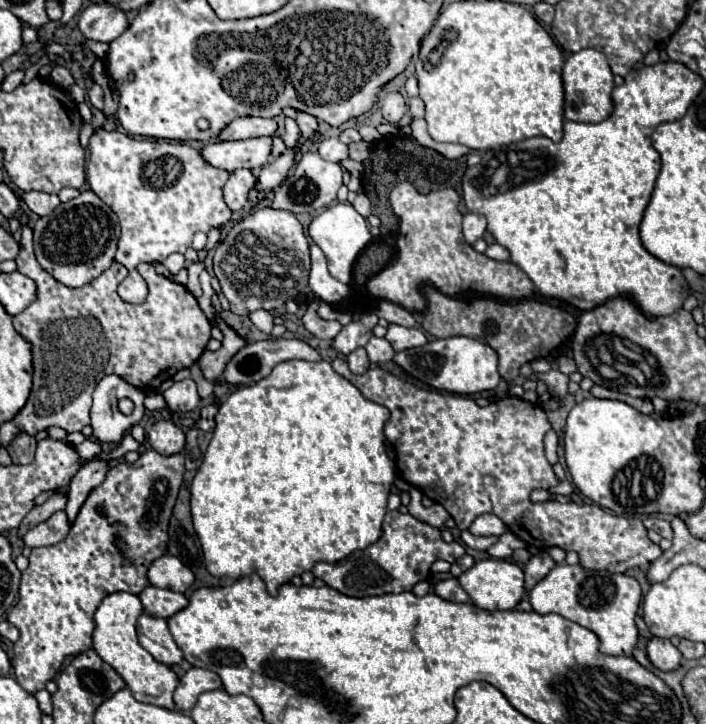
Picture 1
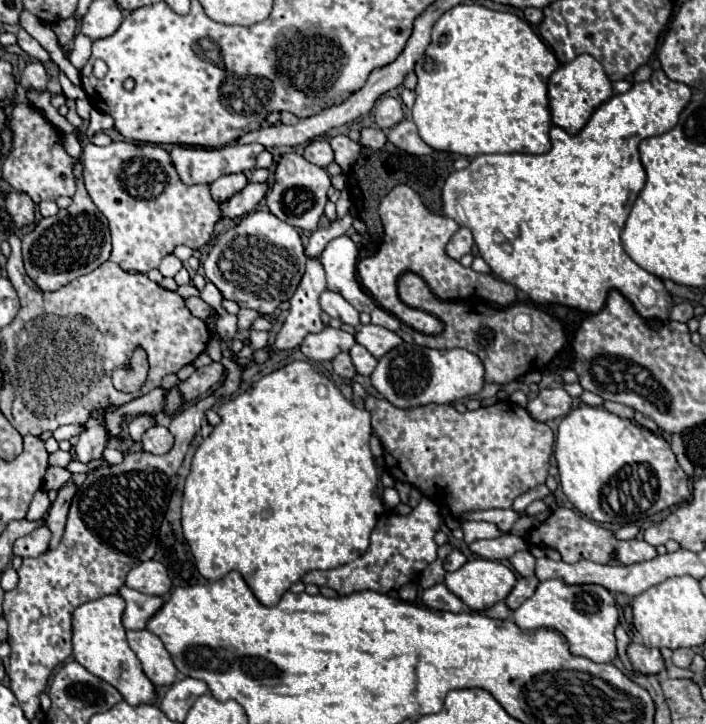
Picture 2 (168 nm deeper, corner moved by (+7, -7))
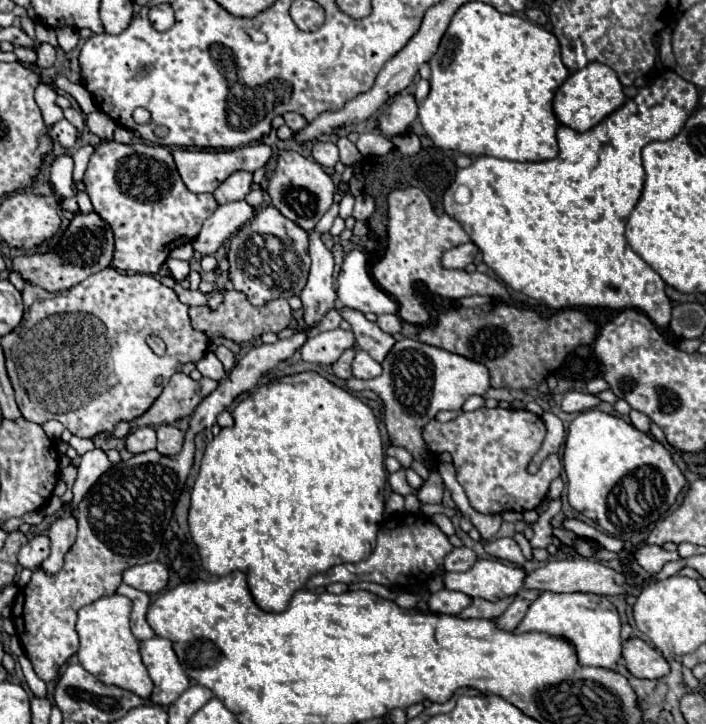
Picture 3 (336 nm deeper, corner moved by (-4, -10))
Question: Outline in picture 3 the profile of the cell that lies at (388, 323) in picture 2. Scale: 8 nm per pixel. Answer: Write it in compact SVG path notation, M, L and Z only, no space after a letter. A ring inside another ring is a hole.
M383 314L383 316L377 316L375 324L377 324L383 332L393 334L393 336L397 336L399 330L401 330L401 320L399 320L397 314Z

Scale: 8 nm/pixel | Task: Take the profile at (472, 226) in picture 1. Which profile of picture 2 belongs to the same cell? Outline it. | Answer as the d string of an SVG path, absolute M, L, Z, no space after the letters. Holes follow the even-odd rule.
M460 227L454 237L450 239L448 247L446 247L446 253L452 257L452 259L462 259L466 253L470 253L474 245L474 237L472 237L472 231L468 227Z

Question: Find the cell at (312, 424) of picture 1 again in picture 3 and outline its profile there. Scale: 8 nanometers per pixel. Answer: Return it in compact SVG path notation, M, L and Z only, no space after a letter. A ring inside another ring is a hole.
M301 372L293 376L283 376L279 380L273 380L265 386L259 386L253 394L241 400L233 410L233 428L221 428L221 432L209 442L205 448L201 470L195 480L195 486L191 490L191 506L189 506L189 530L191 538L199 550L201 564L207 572L215 576L225 576L231 570L241 570L247 574L247 586L251 590L251 596L259 608L265 612L283 612L291 600L291 596L305 586L305 582L319 574L329 570L335 564L343 562L361 562L375 550L375 536L379 530L379 520L383 520L383 506L385 506L385 482L387 482L387 470L385 470L385 450L381 442L381 432L377 426L377 418L369 406L365 406L359 398L351 396L347 390L333 386L317 372Z

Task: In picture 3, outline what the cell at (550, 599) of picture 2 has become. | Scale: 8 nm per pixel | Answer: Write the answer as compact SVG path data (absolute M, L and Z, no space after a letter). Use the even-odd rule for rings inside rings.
M543 592L527 610L525 618L517 624L513 634L523 632L543 632L557 638L567 640L575 646L577 658L581 666L599 666L599 668L615 668L621 658L621 618L615 606L599 594L557 594Z

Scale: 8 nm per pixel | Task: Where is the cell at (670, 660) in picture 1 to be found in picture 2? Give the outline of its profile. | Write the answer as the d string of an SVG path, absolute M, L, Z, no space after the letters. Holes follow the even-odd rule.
M630 643L628 647L628 657L634 665L634 669L642 675L658 675L666 669L664 657L660 655L658 649L654 647L646 647L646 645L638 645L638 643Z

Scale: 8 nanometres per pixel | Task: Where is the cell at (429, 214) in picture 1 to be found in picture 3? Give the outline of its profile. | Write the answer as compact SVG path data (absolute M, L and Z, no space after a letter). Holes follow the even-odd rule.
M421 188L395 190L389 194L387 202L387 248L385 256L373 266L371 274L375 282L399 302L397 314L401 320L419 326L429 325L431 319L425 301L433 296L441 296L447 300L457 300L473 294L501 300L509 298L505 286L487 274L467 274L465 270L445 270L441 266L441 254L451 246L469 242L469 236L461 228L461 224L449 218L447 214L437 216Z

